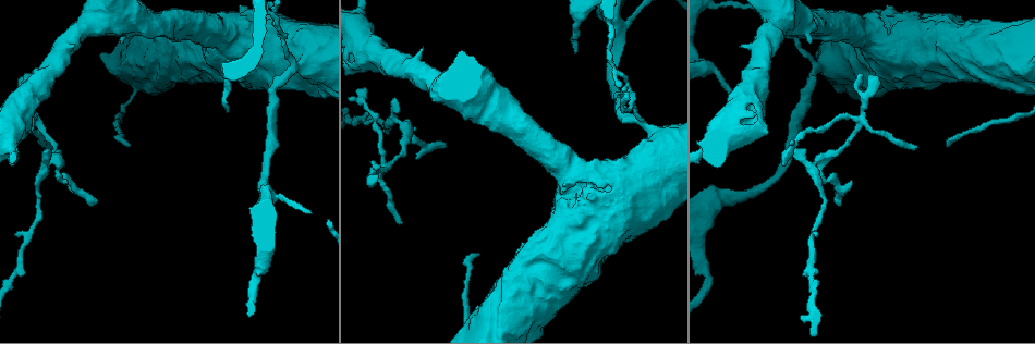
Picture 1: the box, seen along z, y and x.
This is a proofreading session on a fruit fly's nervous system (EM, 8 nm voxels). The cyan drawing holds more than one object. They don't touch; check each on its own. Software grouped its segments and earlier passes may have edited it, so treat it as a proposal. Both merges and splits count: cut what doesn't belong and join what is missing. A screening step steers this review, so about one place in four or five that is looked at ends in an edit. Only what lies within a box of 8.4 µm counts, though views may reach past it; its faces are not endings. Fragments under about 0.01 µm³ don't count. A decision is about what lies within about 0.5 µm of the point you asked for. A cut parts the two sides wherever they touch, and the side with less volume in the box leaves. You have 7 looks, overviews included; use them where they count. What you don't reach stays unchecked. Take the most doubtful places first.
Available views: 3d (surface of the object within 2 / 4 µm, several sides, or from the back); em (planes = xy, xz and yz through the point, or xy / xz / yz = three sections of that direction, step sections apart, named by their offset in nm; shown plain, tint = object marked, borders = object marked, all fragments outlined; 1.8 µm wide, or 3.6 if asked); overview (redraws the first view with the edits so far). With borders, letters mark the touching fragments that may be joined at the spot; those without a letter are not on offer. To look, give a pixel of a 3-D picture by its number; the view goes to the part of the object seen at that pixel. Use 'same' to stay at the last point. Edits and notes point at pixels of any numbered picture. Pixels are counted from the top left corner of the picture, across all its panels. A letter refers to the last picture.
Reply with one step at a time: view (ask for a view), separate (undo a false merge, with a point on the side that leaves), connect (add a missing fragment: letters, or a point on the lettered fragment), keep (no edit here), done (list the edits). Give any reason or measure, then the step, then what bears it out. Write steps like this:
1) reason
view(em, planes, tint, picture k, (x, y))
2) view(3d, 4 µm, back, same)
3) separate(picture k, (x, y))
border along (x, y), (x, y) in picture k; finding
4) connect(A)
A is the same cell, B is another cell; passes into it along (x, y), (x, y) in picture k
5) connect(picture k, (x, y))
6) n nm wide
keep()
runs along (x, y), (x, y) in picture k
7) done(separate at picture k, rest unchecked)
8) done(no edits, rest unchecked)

view(3d, 4 µm, picture 1, (37, 120))

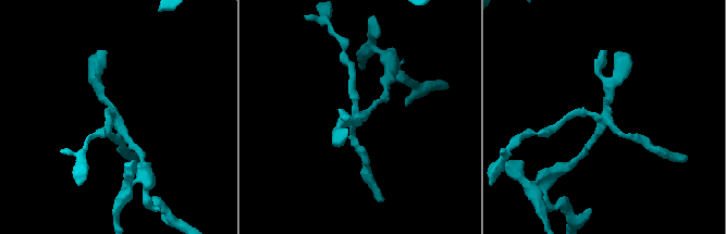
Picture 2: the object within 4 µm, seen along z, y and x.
4 arms
view(em, xy, step 16, tint, picture 2, (118, 123))

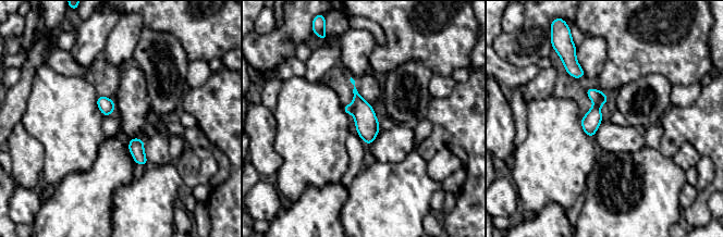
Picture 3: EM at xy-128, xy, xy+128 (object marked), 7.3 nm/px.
cut it another way
view(em, planes, borders, same)

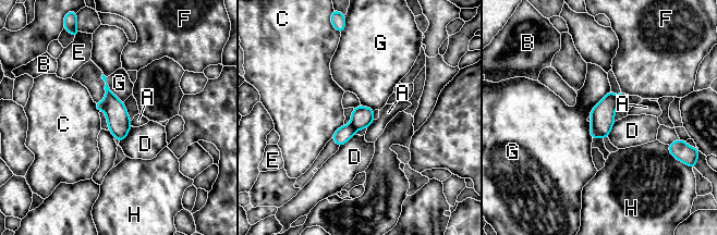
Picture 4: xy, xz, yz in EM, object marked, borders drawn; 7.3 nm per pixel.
separate(picture 4, (100, 106))
A, B, C, D, E, F, G and H are other cells; two neurons meet here

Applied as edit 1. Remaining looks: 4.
thin end
view(em, yz, step 8, borders, picture 1, (44, 151))

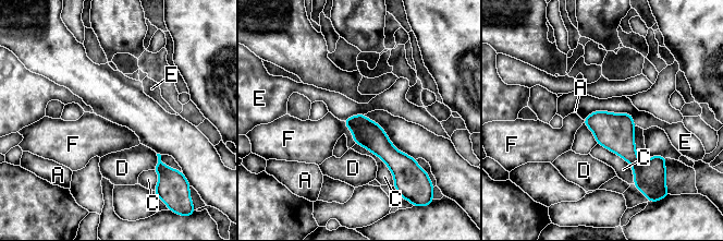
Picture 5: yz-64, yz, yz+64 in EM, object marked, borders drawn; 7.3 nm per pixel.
keep()
A, C, D, E and F are other cells; none of them fits

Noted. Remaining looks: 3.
touches itself
view(3d, 4 µm, picture 1, (218, 62))

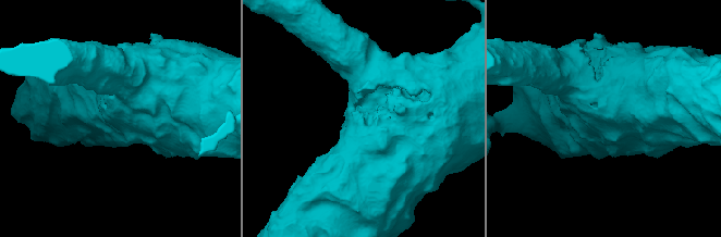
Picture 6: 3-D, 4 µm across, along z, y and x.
view(em, 3.6 µm, xz, step 8, tint, picture 6, (620, 115))

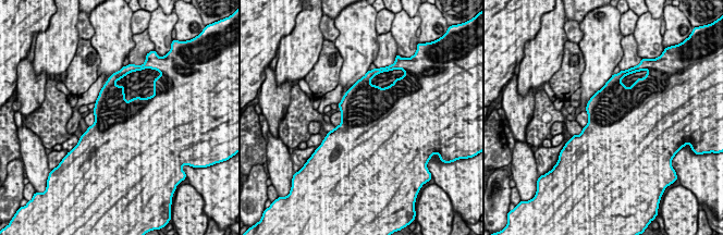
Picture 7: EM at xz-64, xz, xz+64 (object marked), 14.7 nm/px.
view(em, 3.6 µm, xy, step 16, borders, same)

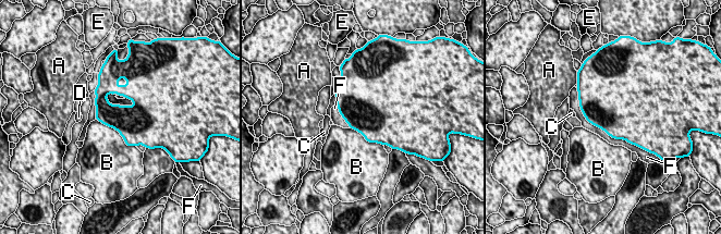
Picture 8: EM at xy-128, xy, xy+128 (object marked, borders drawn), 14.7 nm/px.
400 nm wide
keep()
A, B, C, D, E and F are other cells; border along (577, 95), (589, 122), (632, 144) in picture 8; one neuron here

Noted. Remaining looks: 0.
done(separate at picture 4, rest unchecked)

